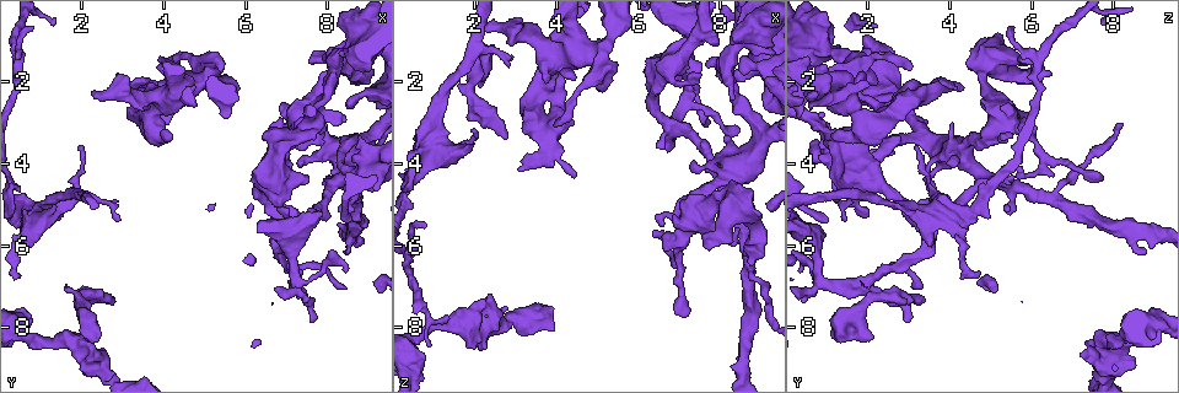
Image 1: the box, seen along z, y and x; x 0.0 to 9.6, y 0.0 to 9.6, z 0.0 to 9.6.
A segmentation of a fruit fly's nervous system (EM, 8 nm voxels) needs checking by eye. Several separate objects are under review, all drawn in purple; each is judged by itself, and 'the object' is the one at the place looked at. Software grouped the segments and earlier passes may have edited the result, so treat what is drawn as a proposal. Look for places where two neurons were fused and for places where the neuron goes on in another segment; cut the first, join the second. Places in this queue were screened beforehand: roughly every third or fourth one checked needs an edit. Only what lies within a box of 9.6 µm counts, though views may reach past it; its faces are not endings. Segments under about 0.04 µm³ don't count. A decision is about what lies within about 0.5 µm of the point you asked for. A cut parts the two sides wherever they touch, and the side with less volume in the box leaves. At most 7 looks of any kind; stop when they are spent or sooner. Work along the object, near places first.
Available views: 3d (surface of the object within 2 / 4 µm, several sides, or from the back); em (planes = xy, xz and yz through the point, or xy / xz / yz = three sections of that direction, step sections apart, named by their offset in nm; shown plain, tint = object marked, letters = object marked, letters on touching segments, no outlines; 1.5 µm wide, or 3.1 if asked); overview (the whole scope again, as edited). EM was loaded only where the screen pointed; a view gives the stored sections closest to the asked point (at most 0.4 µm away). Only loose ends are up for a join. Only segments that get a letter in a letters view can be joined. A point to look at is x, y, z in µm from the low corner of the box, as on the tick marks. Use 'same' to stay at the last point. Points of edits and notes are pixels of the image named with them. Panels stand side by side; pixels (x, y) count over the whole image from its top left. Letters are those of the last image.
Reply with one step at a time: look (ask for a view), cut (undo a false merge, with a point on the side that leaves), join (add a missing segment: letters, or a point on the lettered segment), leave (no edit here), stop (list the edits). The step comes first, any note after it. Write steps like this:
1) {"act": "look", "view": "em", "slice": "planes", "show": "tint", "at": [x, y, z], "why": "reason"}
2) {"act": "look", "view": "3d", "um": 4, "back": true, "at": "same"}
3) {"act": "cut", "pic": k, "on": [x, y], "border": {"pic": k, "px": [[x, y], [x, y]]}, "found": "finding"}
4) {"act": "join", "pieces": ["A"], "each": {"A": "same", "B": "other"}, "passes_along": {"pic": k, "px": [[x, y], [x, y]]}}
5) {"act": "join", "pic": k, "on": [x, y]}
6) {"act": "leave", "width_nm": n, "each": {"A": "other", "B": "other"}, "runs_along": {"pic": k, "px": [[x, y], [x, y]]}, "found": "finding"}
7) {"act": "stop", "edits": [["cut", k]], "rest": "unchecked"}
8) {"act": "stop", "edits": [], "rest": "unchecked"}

{"act": "look", "view": "3d", "um": 4, "at": [7.60, 7.85, 3.05], "why": "tapers out"}

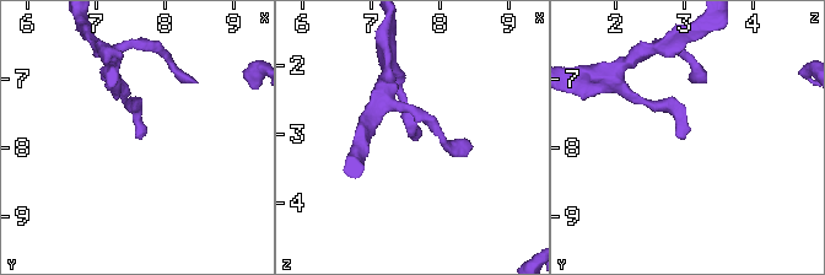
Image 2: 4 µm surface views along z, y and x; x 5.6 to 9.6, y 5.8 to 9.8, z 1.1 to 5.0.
{"act": "look", "view": "em", "slice": "planes", "show": "letters", "at": [7.65, 7.85, 3.00], "why": "need the tissue"}

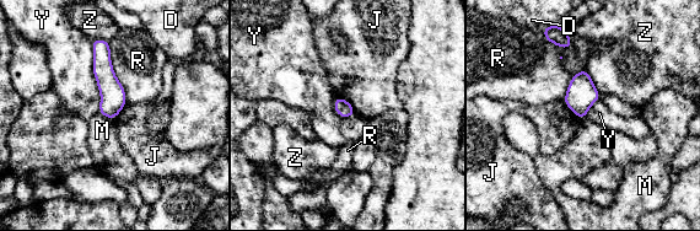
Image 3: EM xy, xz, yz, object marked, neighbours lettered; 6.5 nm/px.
{"act": "leave", "width_nm": 100, "each": {"D": "other", "J": "other", "M": "other", "R": "other", "Y": "other", "Z": "other"}, "border": {"pic": 3, "px": [[91, 42], [100, 112]]}, "found": "no lettered segment goes on from it"}

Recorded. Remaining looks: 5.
{"act": "look", "view": "em", "slice": "xz", "step": 8, "show": "tint", "at": [7.95, 2.95, 4.10], "why": "an open end"}

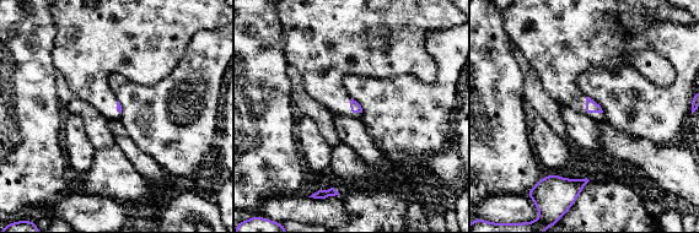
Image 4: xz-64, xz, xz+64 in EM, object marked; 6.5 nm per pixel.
{"act": "look", "view": "em", "slice": "planes", "show": "letters", "at": "same", "why": "another direction"}

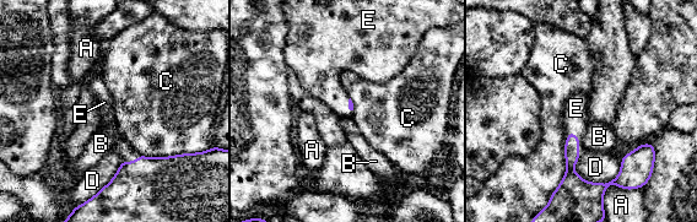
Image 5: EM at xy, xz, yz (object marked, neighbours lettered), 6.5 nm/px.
{"act": "join", "pieces": ["E"], "each": {"A": "other", "B": "other", "C": "other", "D": "other", "E": "same"}, "passes_along": {"pic": 5, "px": [[572, 144], [578, 140], [576, 120]]}, "found": "the neuron continues"}

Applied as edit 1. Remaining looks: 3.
{"act": "look", "view": "em", "slice": "planes", "show": "letters", "at": [0.75, 0.65, 5.60], "why": "branch stops here"}

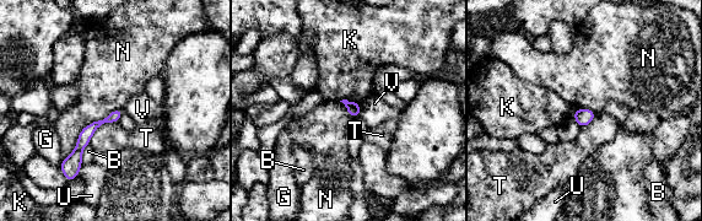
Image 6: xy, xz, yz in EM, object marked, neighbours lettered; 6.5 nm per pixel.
{"act": "leave", "width_nm": 80, "each": {"B": "other", "G": "other", "K": "other", "N": "other", "T": "other", "U": "other", "V": "other"}, "runs_along": {"pic": 6, "px": [[118, 112], [85, 135], [74, 171]]}, "found": "none of them fits"}

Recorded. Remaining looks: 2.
{"act": "stop", "edits": [["join", 5]], "rest": "unchecked"}

